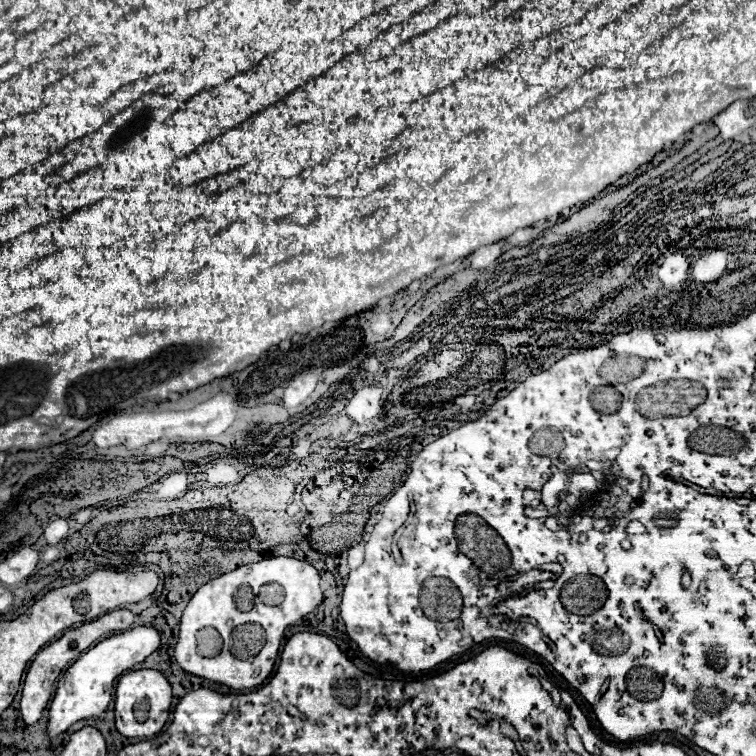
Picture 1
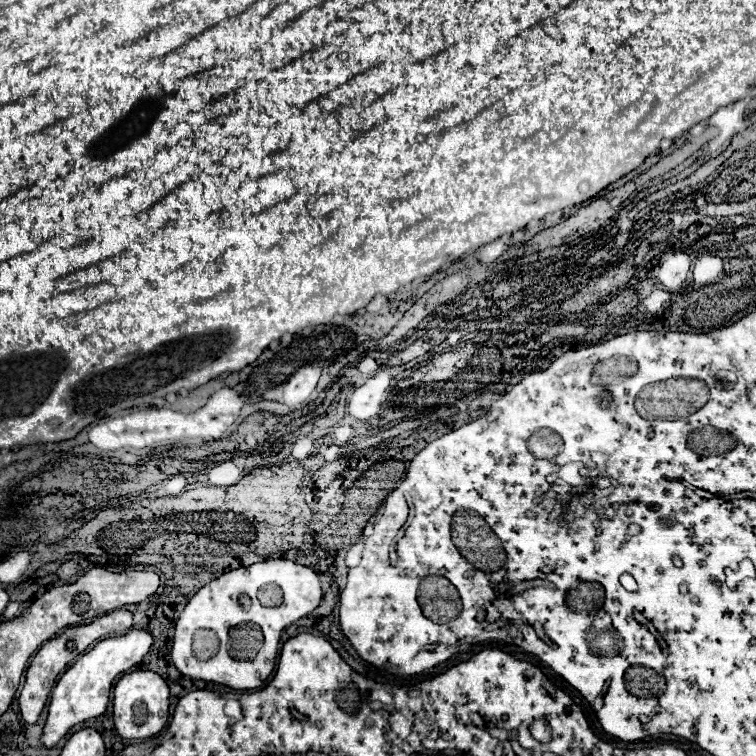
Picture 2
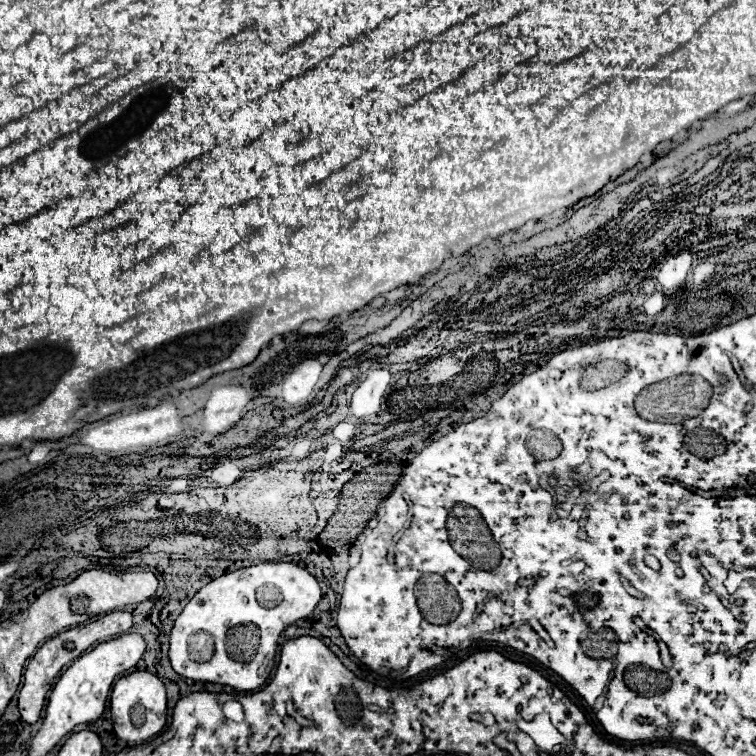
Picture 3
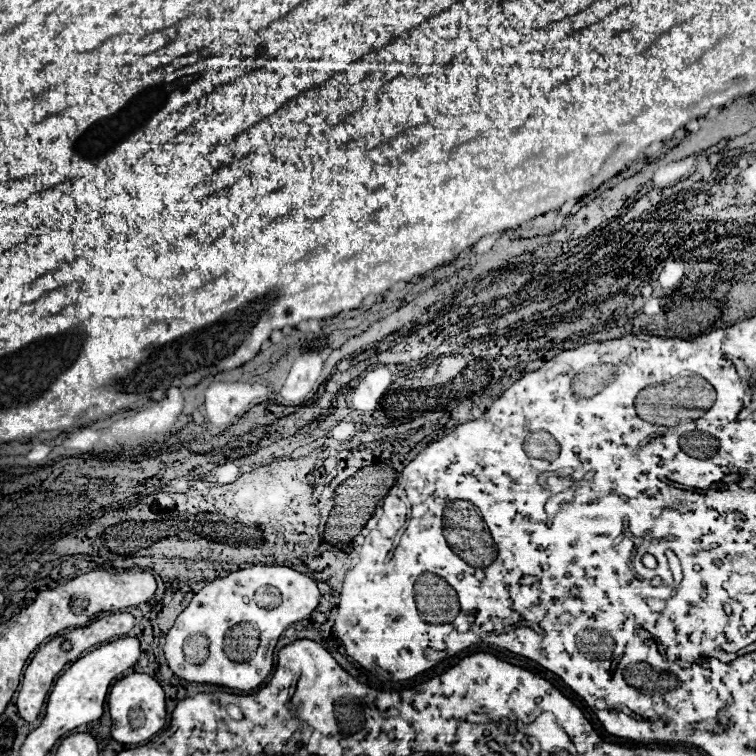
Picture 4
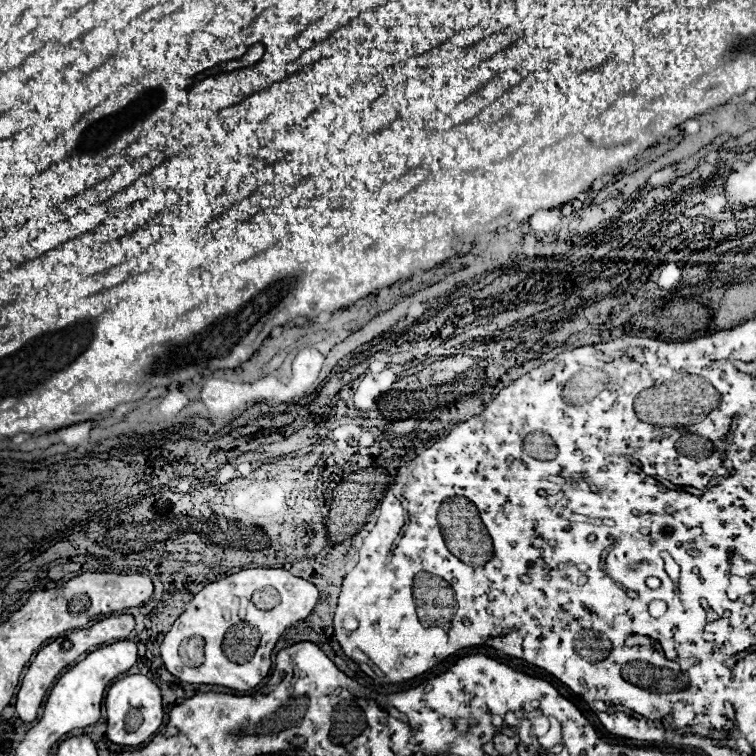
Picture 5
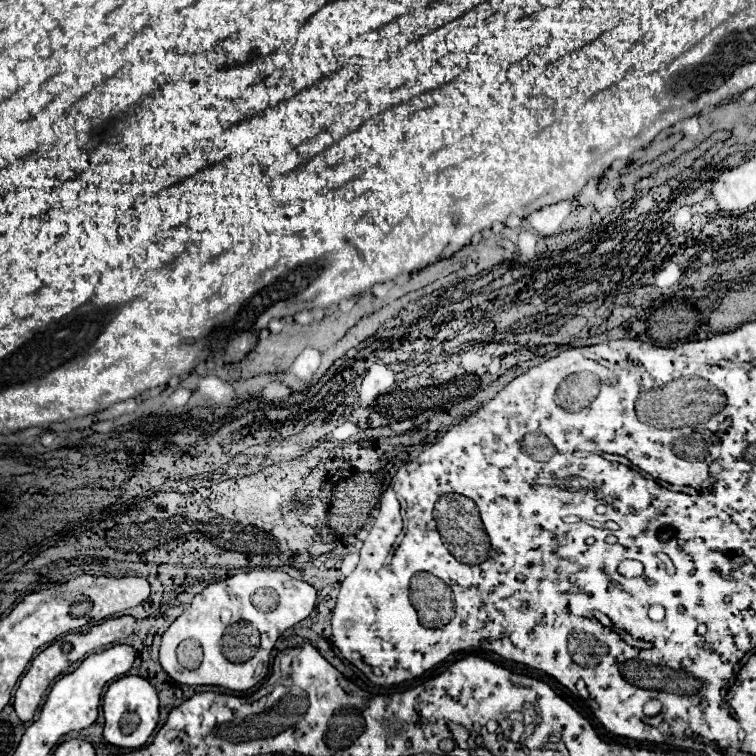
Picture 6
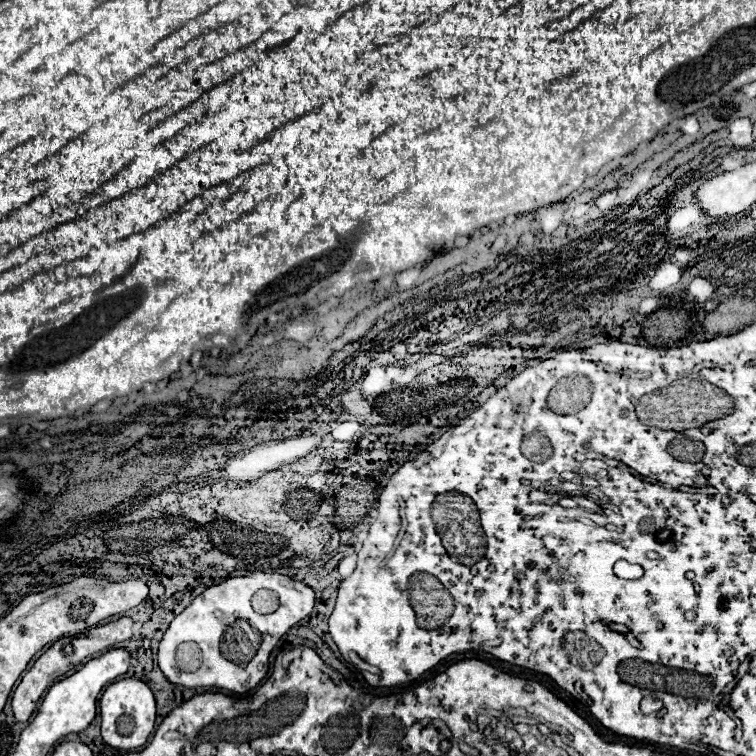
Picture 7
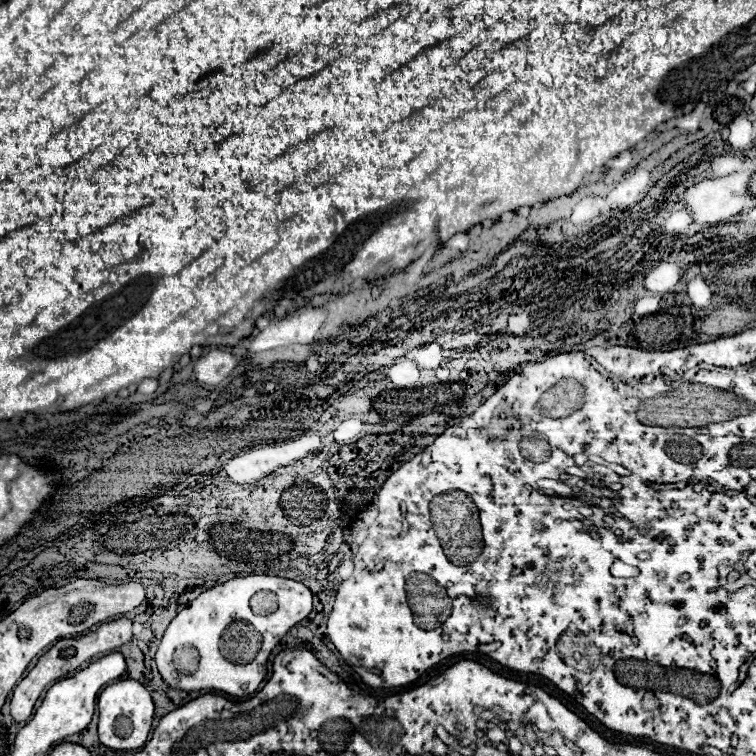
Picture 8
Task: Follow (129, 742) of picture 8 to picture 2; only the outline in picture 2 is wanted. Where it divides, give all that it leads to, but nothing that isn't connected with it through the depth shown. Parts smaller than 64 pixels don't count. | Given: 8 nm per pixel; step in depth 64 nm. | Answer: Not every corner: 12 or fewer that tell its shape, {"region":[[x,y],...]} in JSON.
{"region":[[150,670],[114,686],[122,738],[148,738],[168,722],[170,690]]}

